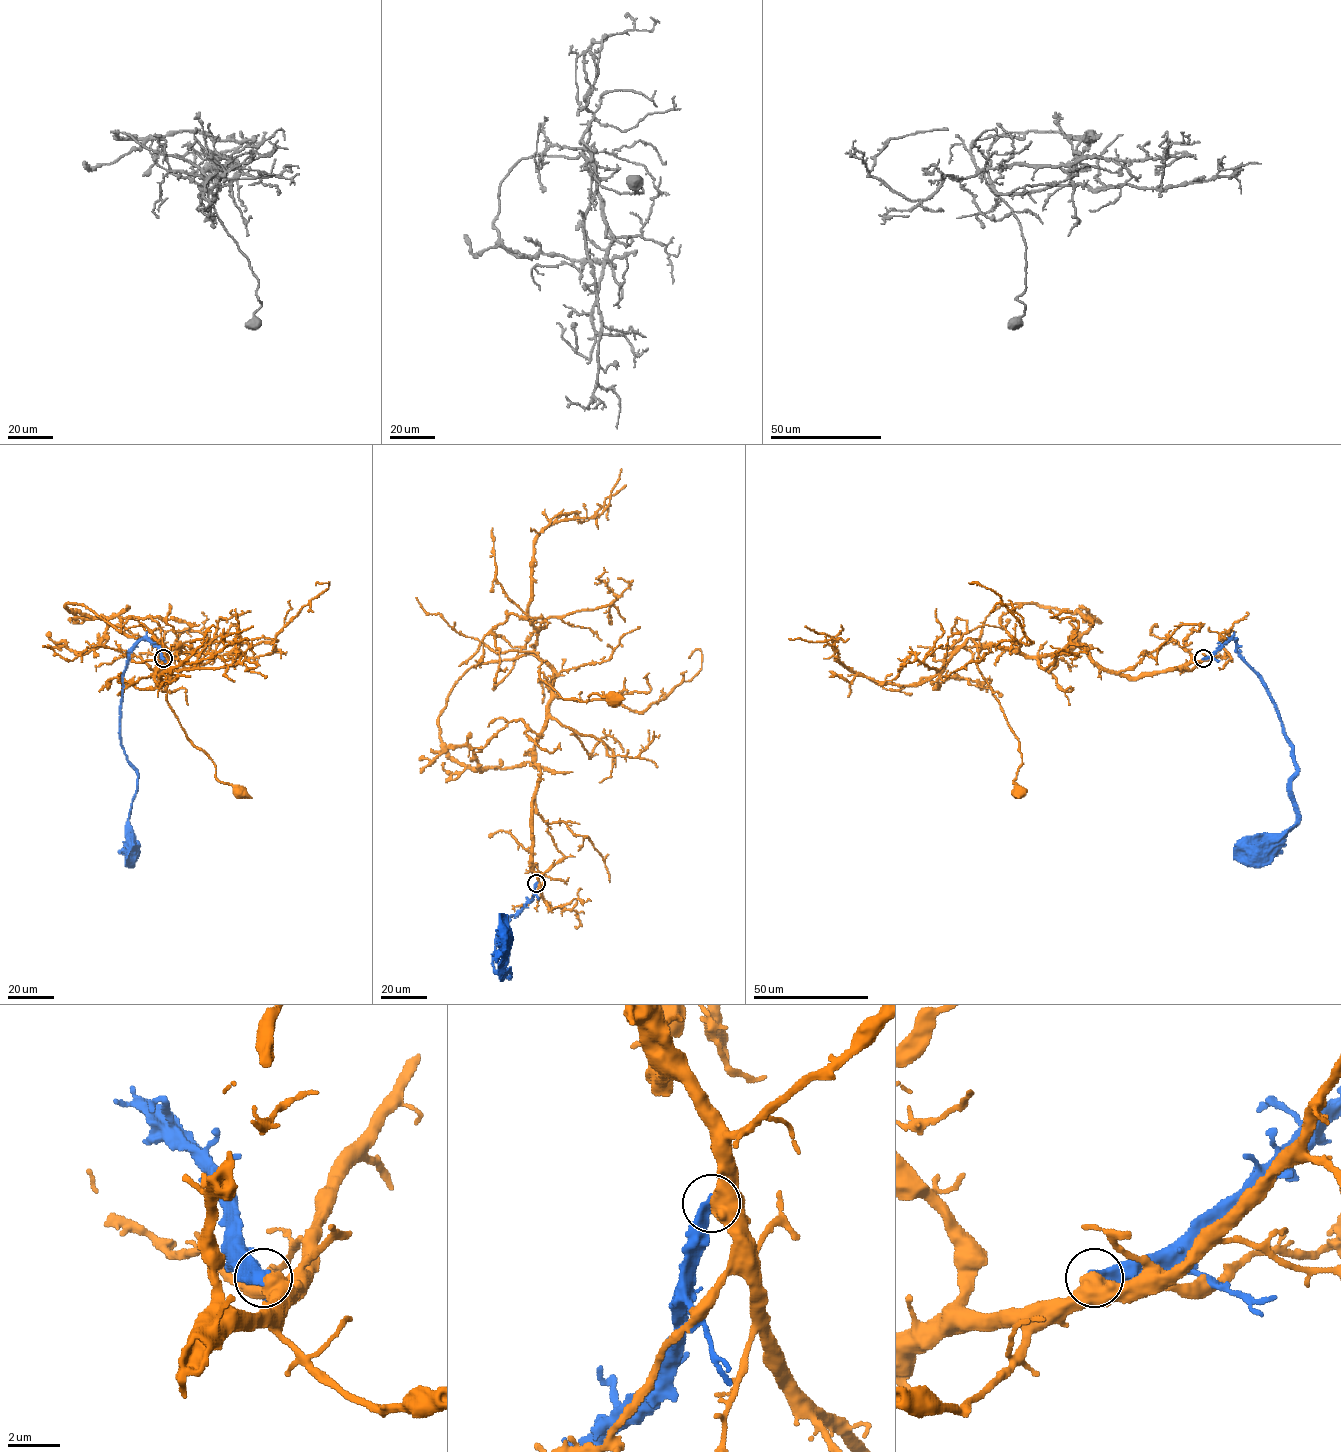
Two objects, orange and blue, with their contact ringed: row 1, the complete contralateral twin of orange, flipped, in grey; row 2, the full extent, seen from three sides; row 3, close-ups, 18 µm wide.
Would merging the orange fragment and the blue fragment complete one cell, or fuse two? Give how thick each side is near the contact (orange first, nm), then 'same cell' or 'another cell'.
calibres 650 and 400 nm; another cell

